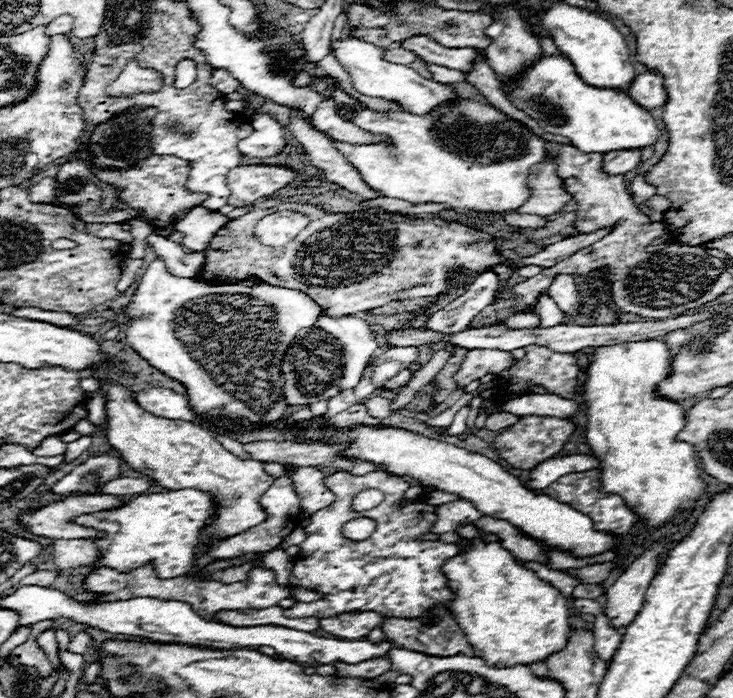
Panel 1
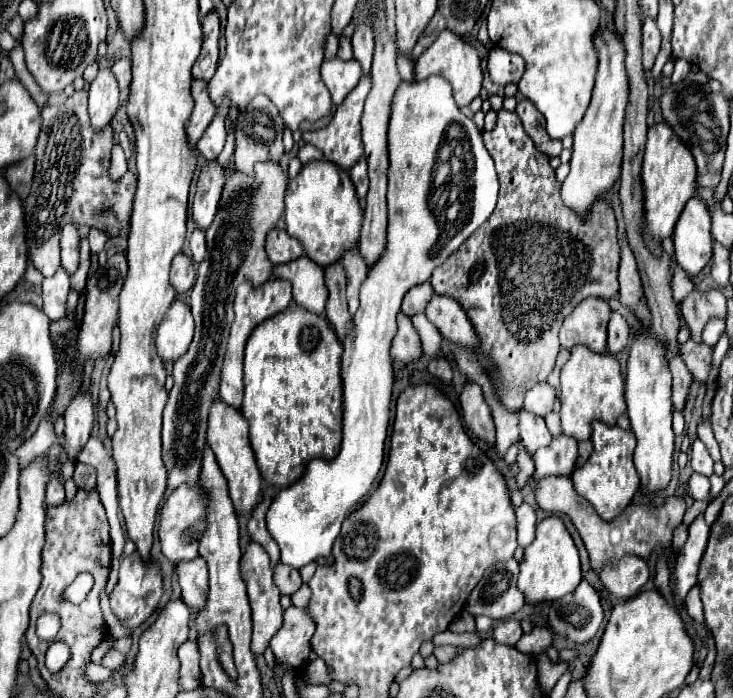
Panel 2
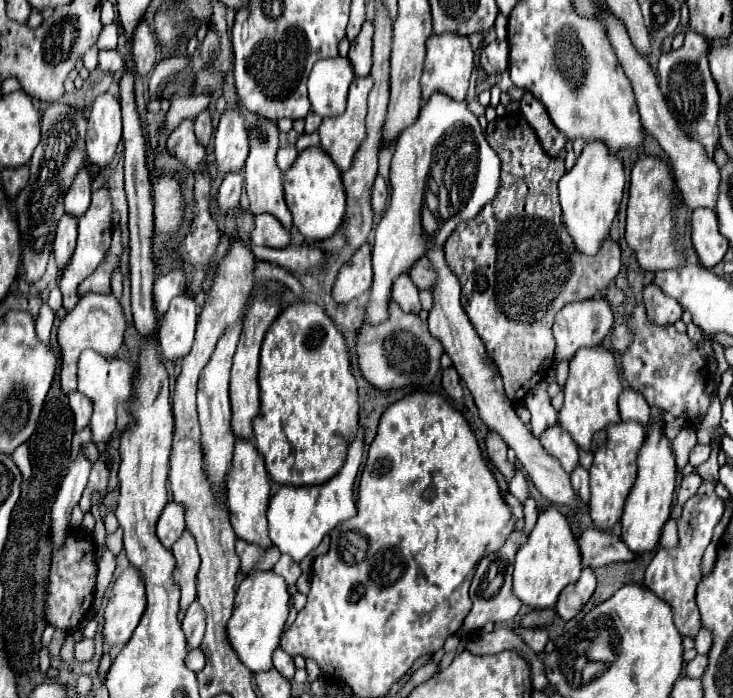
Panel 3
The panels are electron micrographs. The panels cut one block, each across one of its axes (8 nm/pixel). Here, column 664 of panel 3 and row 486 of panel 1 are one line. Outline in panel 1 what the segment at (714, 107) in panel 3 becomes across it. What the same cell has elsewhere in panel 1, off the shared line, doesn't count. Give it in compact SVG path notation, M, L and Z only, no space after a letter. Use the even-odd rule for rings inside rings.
M102 454L102 456L88 458L86 462L72 468L72 472L68 472L64 478L60 478L54 484L52 494L56 496L98 494L94 492L96 486L102 486L108 480L120 478L120 466L122 466L122 460L118 456Z

